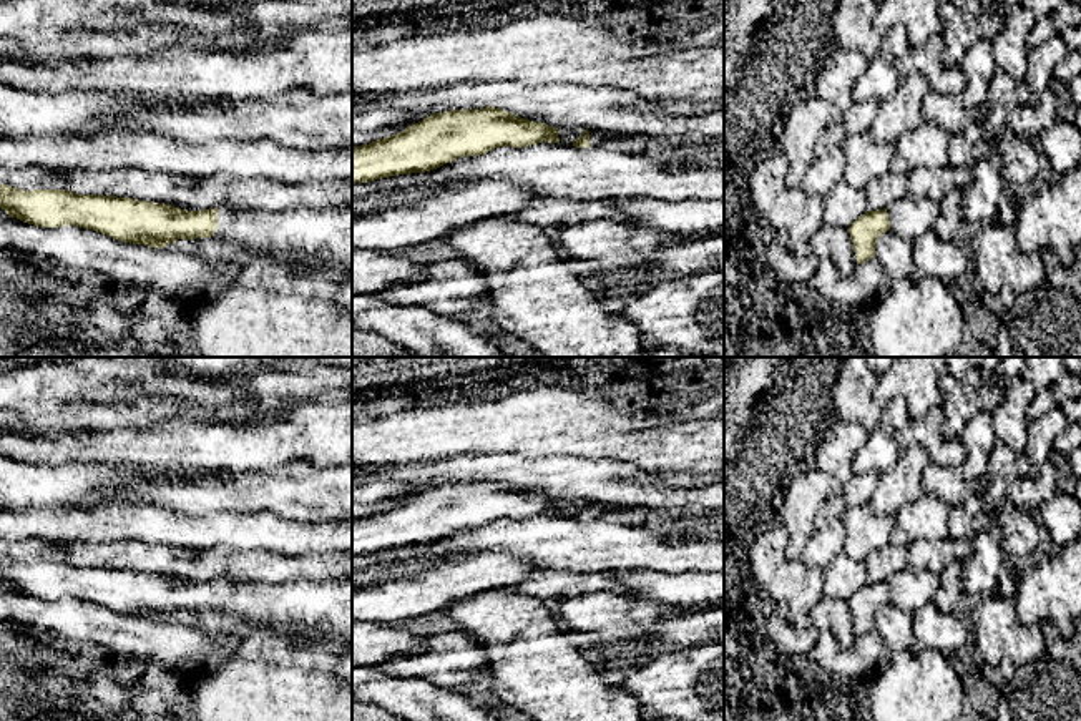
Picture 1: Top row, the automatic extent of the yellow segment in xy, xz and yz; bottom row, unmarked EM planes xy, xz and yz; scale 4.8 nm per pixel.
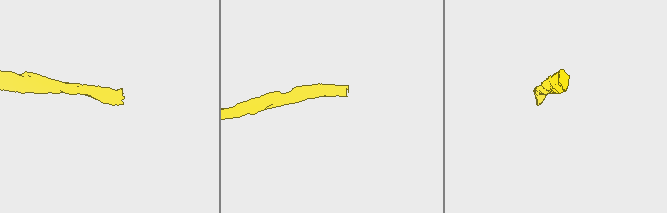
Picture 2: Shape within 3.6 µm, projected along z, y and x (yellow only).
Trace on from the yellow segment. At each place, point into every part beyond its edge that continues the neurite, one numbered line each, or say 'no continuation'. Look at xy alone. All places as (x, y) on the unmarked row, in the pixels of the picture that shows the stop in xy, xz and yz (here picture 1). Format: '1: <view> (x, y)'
1: xy (304, 607)

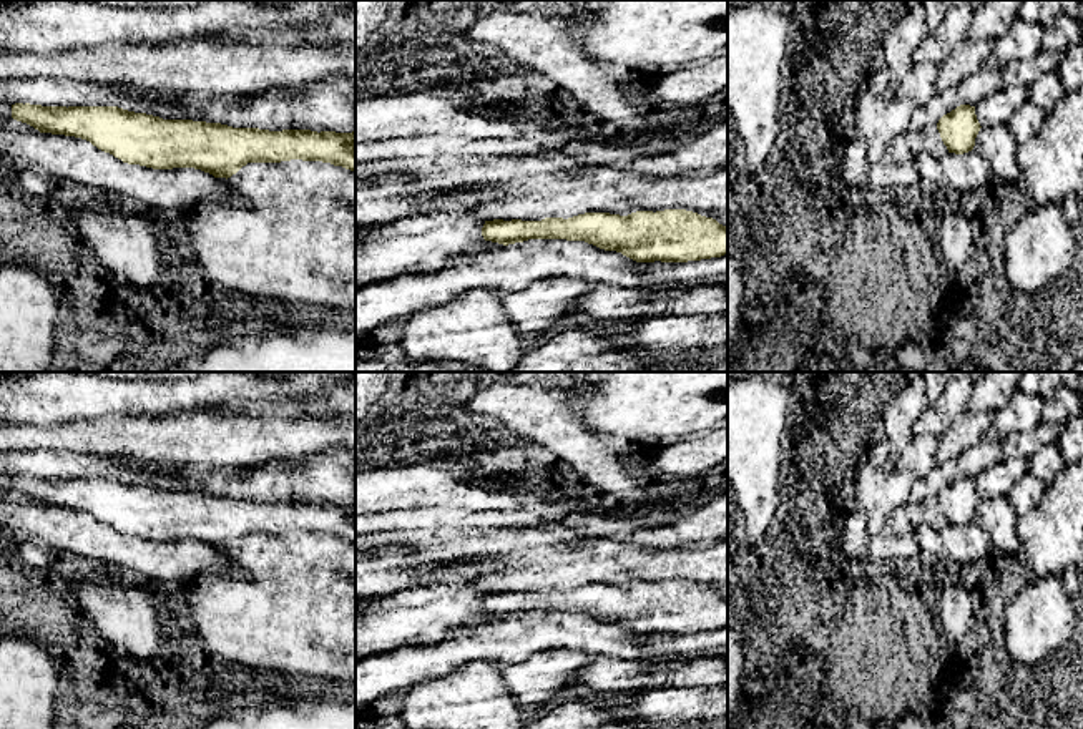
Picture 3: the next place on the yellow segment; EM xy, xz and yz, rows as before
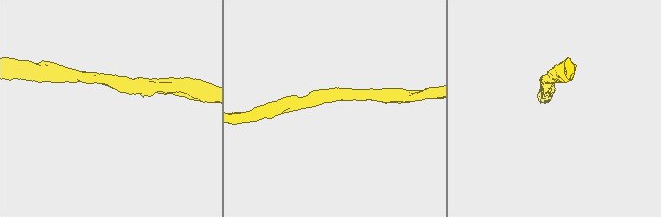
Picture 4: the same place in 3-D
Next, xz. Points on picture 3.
no continuation

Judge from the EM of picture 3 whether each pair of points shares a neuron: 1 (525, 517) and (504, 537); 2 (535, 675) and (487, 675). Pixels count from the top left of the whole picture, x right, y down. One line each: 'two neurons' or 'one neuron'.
1: two neurons
2: two neurons

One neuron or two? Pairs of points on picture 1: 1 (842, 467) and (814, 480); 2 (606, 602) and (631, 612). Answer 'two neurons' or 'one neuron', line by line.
1: two neurons
2: one neuron

